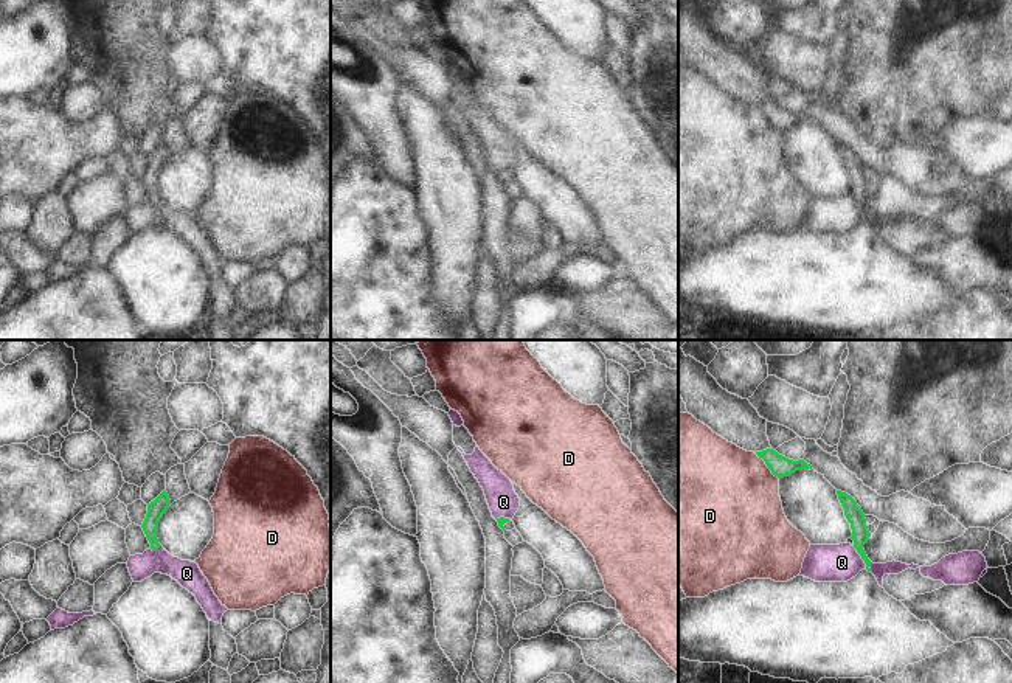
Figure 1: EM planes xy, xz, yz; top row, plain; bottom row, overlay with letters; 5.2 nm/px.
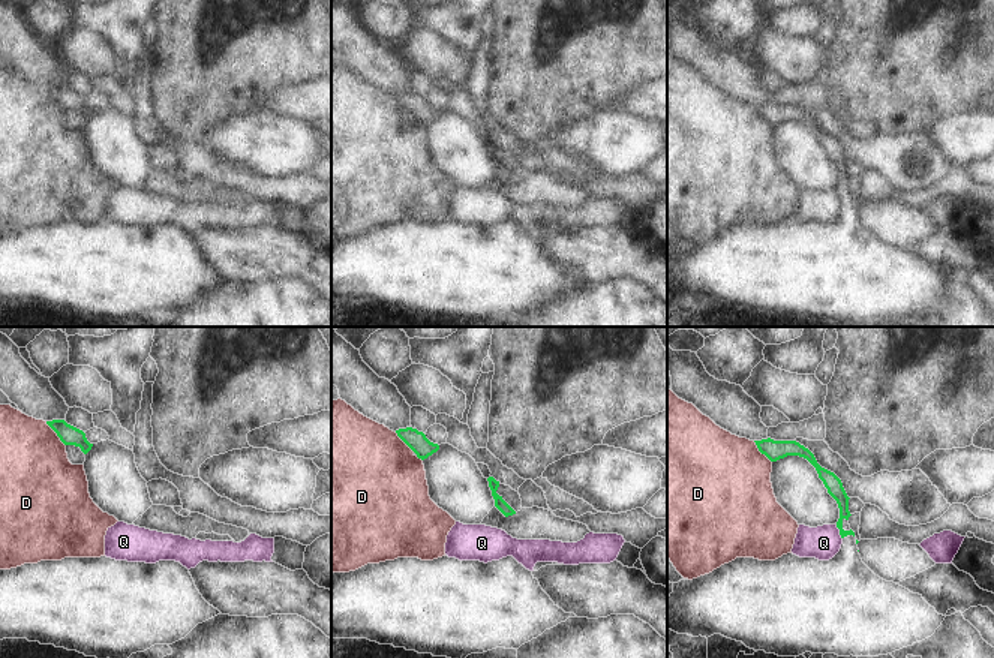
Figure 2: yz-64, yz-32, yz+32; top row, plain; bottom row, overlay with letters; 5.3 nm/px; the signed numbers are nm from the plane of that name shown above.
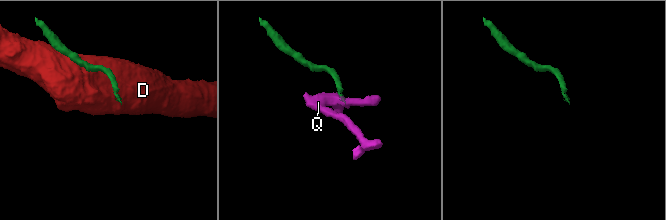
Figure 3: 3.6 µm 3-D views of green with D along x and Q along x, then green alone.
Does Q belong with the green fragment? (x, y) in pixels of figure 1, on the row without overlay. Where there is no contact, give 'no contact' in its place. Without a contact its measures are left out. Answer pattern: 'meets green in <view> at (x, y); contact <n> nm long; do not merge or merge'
meets green in yz at (862, 210); contact 160 nm long; do not merge

